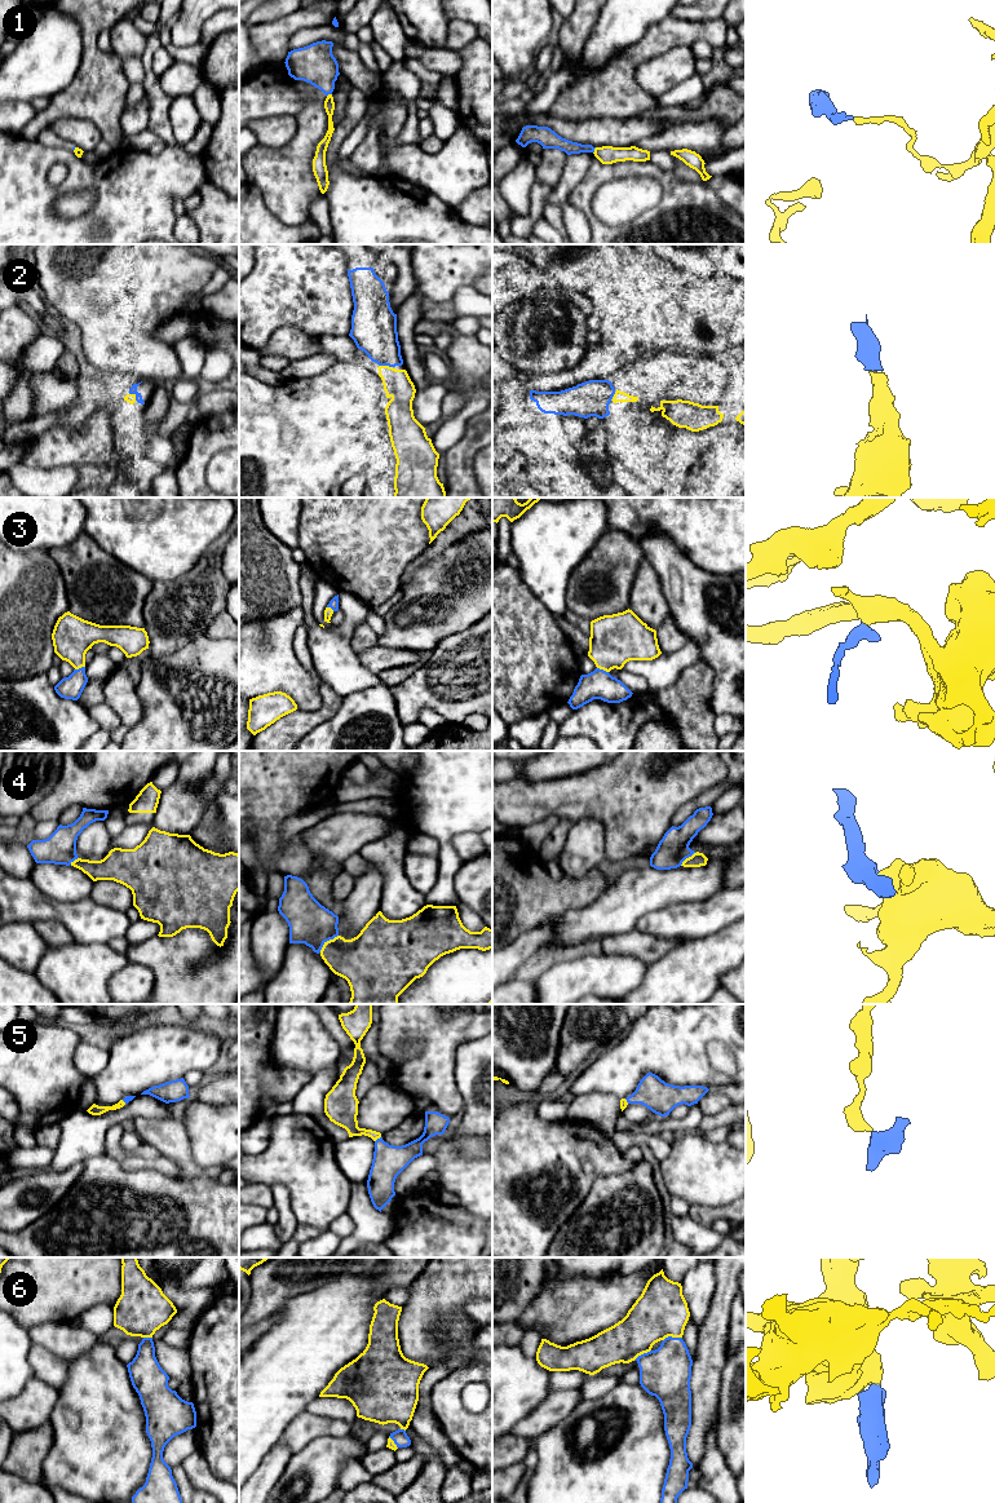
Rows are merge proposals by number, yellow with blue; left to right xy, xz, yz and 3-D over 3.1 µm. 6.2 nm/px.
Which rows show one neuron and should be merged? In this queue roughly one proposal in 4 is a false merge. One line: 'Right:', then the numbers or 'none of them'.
Right: 2, 3, 4, 5, 6

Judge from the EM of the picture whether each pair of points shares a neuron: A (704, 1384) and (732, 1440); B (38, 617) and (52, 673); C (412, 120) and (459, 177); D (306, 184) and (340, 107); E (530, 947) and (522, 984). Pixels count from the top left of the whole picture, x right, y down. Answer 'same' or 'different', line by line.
A: different
B: different
C: different
D: different
E: different

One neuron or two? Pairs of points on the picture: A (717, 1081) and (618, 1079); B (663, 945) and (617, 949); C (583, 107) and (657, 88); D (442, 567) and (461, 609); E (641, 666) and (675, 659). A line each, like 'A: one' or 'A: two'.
A: one
B: one
C: two
D: one
E: one

